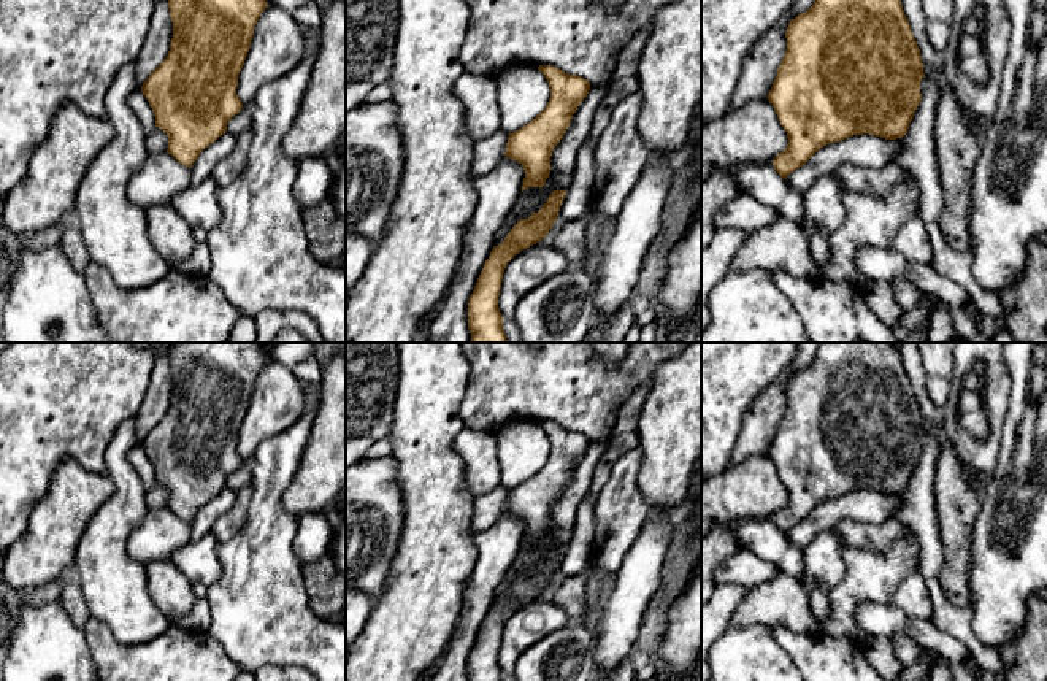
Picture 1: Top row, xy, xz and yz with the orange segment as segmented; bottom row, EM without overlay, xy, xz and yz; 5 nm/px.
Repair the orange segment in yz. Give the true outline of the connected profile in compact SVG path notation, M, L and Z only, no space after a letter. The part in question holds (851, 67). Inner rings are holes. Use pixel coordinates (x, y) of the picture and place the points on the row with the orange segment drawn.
M815 0L806 13L788 22L785 38L787 49L766 97L788 138L787 148L773 160L784 179L830 143L863 133L885 140L907 133L922 100L920 81L925 73L901 0Z

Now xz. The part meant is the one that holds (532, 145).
M539 65L550 87L547 106L527 125L509 133L504 156L525 170L522 192L543 187L550 173L550 156L571 117L590 90L590 83L552 65Z

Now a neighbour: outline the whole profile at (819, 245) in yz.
M809 233L809 251L815 262L828 264L831 260L831 246L828 235Z

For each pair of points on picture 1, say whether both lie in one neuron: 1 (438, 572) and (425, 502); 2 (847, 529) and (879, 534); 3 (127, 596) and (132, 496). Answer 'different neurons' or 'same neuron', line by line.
1: same neuron
2: same neuron
3: same neuron

